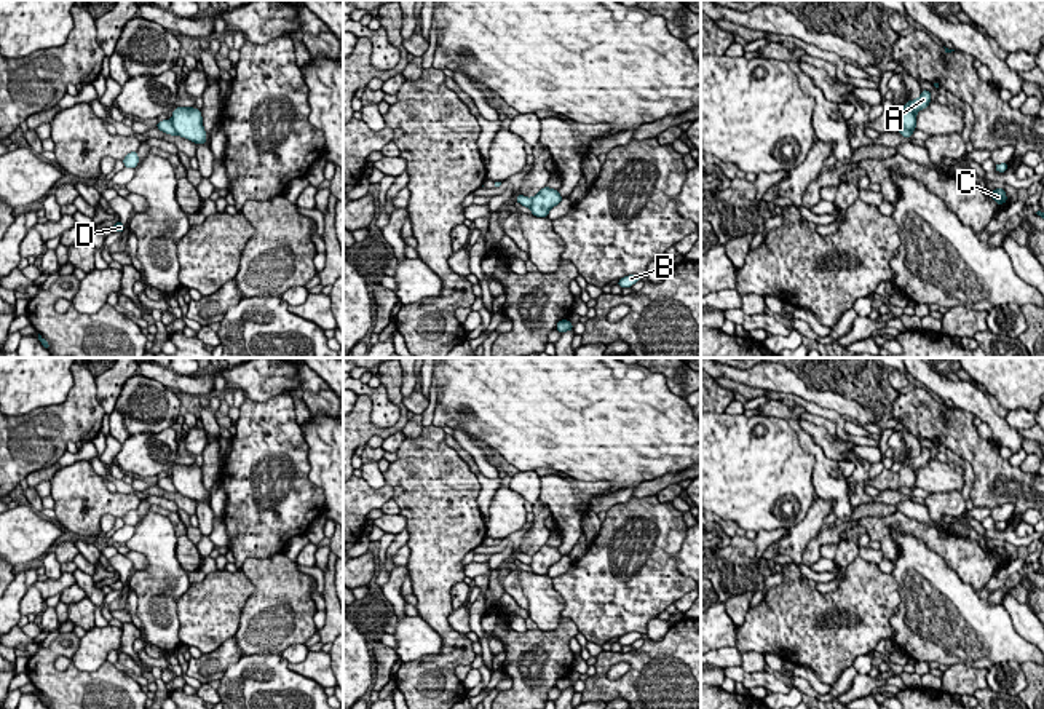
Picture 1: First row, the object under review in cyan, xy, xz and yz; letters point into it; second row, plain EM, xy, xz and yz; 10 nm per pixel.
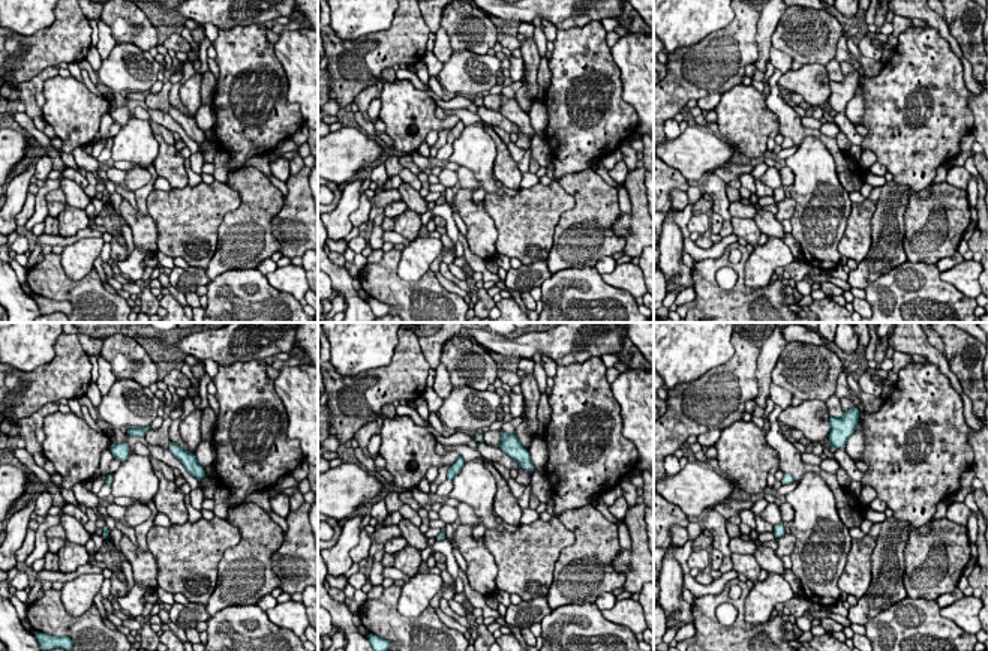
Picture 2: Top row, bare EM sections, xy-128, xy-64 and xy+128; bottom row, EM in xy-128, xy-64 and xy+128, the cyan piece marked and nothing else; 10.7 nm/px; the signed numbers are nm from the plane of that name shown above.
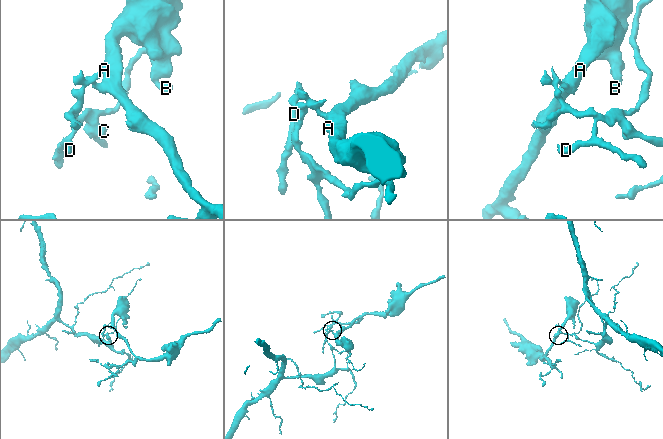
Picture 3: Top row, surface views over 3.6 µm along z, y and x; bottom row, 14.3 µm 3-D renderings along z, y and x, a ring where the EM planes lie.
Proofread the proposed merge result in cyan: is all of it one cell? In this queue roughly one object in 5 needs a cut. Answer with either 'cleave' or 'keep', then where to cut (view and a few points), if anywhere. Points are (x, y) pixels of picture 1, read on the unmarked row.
cleave | xy (170, 479), (177, 491)

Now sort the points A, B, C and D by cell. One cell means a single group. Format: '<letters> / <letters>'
A B / C D

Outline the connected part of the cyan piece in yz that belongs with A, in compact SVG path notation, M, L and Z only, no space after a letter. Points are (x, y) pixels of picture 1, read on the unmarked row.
M927 447L921 449L921 454L915 458L908 458L902 463L899 474L899 487L916 489L916 471L926 466L931 460L931 450Z

